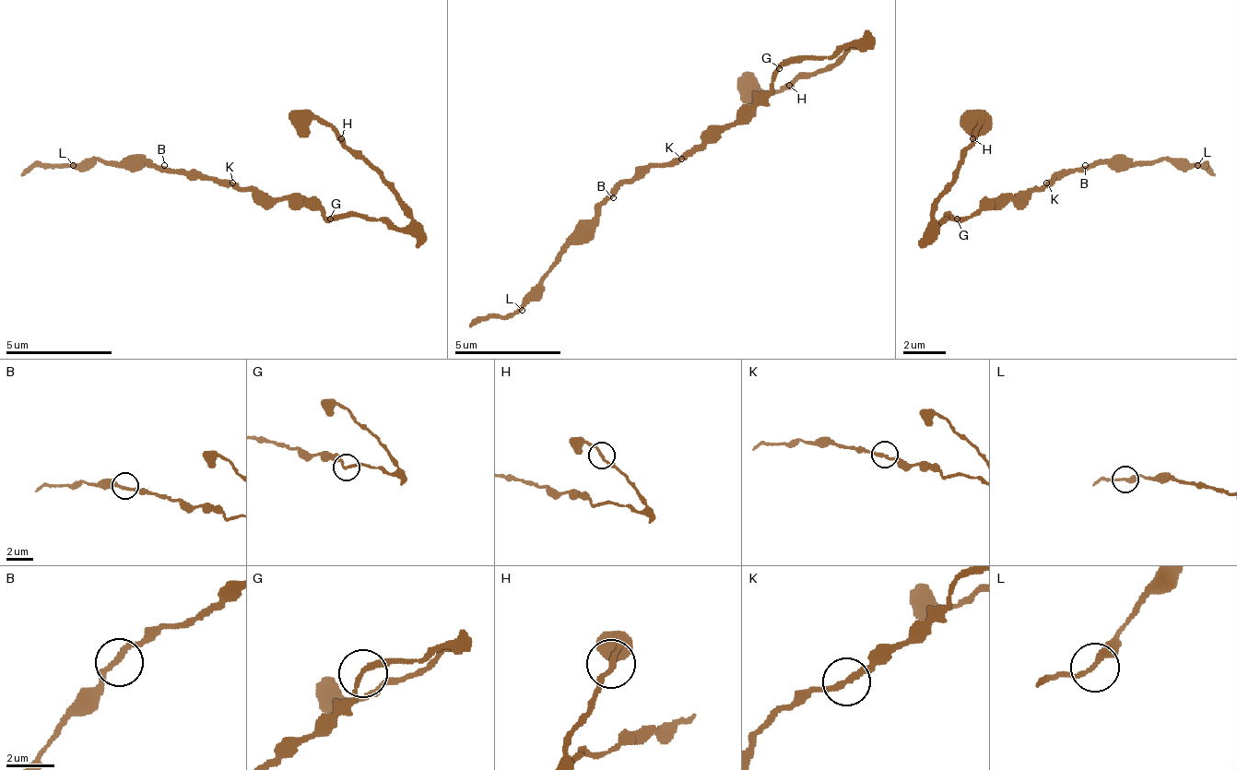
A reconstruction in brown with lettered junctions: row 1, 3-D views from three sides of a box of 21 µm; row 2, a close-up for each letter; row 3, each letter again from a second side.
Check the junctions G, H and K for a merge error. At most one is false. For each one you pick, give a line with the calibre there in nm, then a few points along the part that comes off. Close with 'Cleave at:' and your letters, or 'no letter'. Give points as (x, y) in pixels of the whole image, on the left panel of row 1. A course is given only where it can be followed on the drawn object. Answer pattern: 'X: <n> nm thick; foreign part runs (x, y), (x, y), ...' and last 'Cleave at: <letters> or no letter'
Cleave at: no letter

